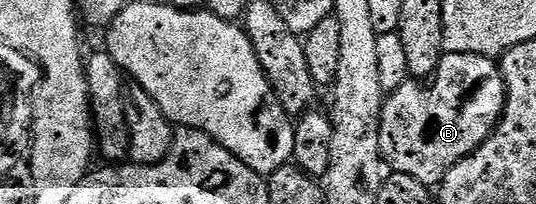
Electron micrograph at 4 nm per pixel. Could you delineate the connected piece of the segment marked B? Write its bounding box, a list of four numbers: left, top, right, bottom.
[379,53,507,187]

